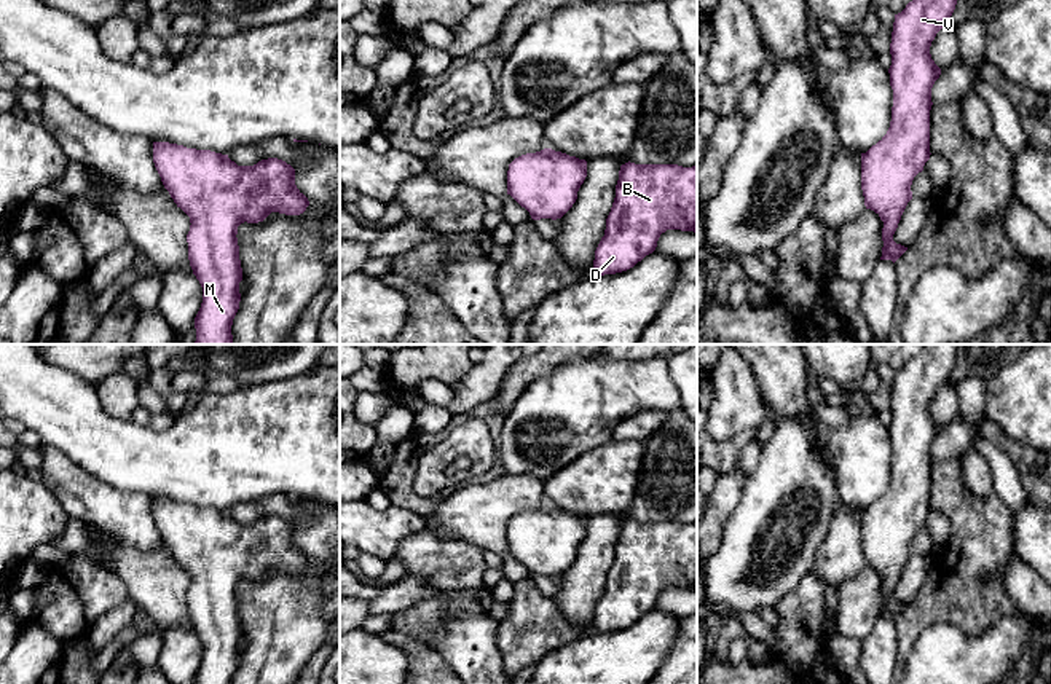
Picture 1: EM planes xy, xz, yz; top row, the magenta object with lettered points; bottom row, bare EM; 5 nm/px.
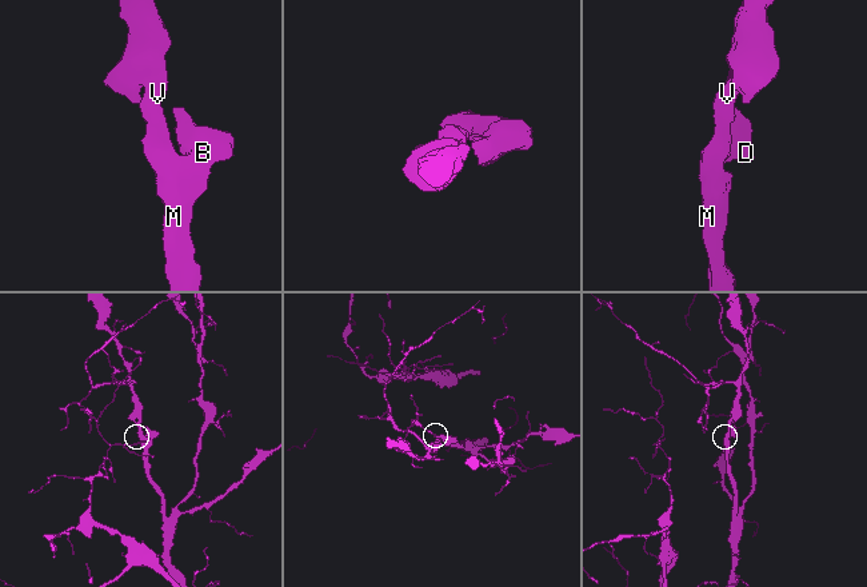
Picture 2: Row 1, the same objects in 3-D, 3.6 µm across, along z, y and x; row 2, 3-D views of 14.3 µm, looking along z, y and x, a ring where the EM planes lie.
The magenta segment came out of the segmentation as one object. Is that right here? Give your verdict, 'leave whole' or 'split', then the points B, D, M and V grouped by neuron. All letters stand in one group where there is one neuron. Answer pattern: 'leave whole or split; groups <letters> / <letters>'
leave whole; groups B D M V

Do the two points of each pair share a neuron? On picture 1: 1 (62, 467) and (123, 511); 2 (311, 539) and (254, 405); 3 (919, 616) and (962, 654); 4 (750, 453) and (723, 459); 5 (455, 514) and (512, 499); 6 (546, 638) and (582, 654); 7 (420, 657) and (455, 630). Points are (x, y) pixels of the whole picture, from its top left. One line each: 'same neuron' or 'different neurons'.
1: same neuron
2: different neurons
3: different neurons
4: different neurons
5: same neuron
6: different neurons
7: different neurons

